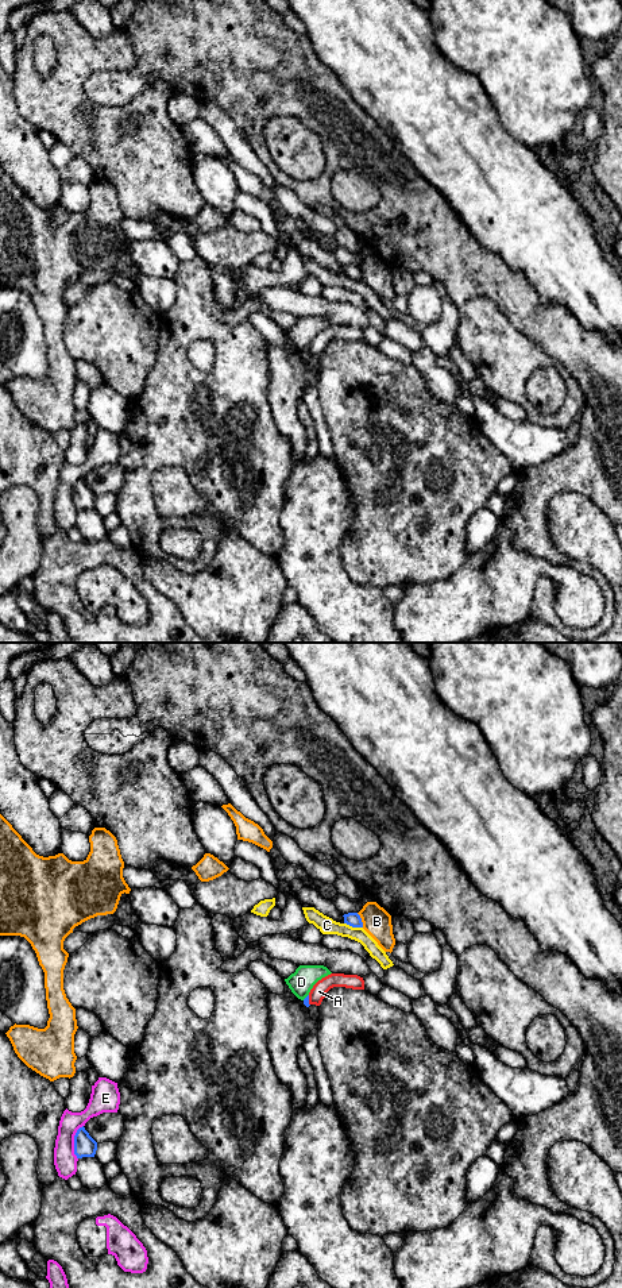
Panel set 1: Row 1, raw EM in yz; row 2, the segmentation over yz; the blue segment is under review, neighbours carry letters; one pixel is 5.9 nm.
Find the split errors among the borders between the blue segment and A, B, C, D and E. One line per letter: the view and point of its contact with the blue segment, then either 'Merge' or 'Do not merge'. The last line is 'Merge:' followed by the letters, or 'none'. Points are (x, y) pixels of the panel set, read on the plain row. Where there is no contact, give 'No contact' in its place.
A: Touches blue at yz (308, 353). Do not merge
B: Touches blue at yz (360, 272). Do not merge
C: Touches blue at yz (354, 278). Do not merge
D: Touches blue at yz (306, 349). Do not merge
E: Touches blue at yz (74, 494). Do not merge
Merge: none

